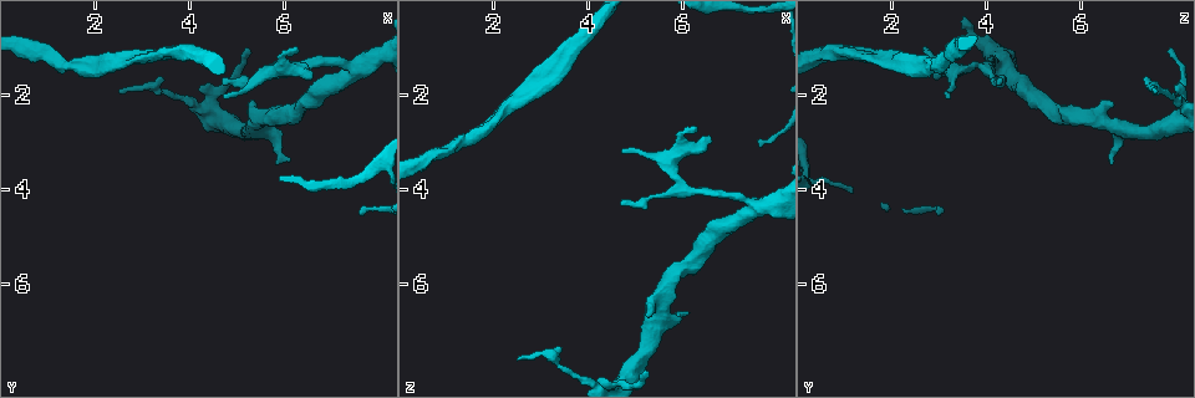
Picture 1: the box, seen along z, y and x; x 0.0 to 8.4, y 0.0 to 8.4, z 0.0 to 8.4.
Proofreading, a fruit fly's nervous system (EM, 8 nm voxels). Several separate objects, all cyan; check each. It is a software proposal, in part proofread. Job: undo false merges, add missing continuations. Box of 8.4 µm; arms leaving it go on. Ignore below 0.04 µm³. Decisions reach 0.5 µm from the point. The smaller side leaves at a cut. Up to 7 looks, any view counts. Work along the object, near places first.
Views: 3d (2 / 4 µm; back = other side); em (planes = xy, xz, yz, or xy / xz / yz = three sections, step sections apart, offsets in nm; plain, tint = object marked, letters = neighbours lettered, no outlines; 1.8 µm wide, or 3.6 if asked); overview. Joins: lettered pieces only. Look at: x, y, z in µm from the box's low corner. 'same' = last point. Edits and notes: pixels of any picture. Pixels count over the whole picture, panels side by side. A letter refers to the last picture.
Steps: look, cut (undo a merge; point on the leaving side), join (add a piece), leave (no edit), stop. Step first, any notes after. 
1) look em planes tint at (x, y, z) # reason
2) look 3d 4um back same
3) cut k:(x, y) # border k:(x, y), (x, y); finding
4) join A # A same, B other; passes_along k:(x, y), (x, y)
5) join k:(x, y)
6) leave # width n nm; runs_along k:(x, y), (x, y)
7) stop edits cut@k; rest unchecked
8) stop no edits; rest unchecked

look 3d 4um at (4.70, 2.05, 3.25) # branch stops here

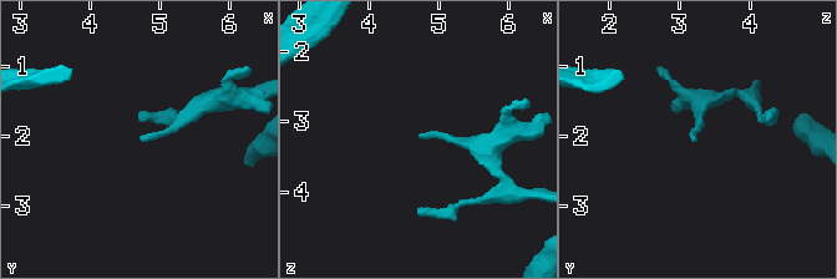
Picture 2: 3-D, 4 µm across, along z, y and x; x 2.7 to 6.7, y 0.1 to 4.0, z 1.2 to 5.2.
look em planes letters at (4.70, 2.00, 3.20) # need the tissue

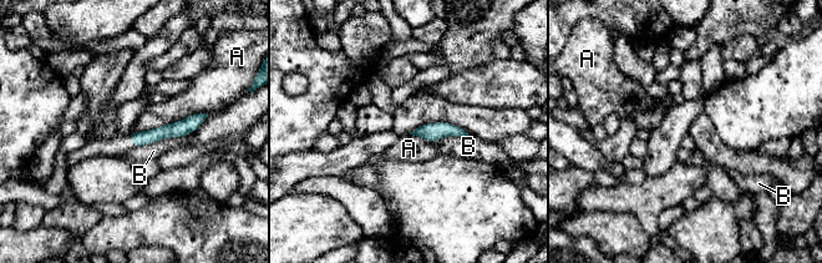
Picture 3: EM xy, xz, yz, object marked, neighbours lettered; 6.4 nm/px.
leave # width 100 nm; A other, B other; none of them fits

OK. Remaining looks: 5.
look em xz step 8 letters at (6.65, 1.65, 2.90) # free end

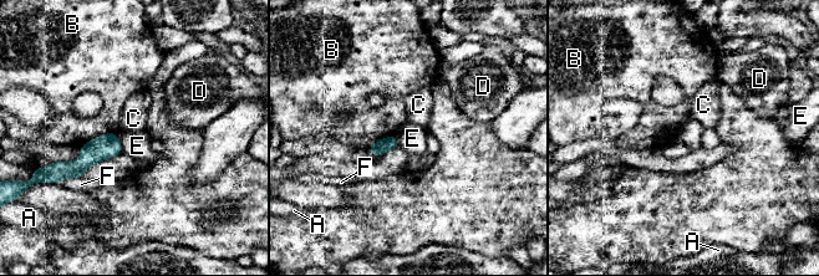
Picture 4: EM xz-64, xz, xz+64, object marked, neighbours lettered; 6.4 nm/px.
look em planes letters same # cut it another way

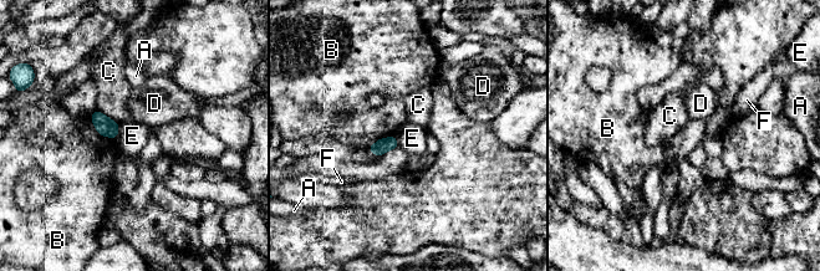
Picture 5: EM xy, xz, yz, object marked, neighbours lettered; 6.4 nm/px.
leave # A other, B other, C other, D other, E other, F other; border 5:(120, 124), (116, 138); none of them fits

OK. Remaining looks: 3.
look 3d 4um at (6.10, 3.40, 6.60) # branch stops here

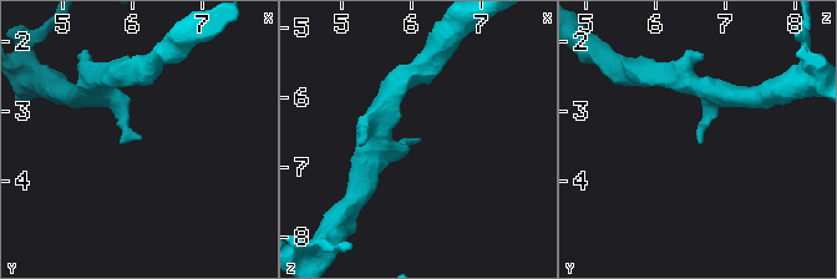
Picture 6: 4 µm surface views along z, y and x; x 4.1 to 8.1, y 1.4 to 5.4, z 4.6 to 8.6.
look em planes plain at (6.15, 3.35, 6.60) # now the EM

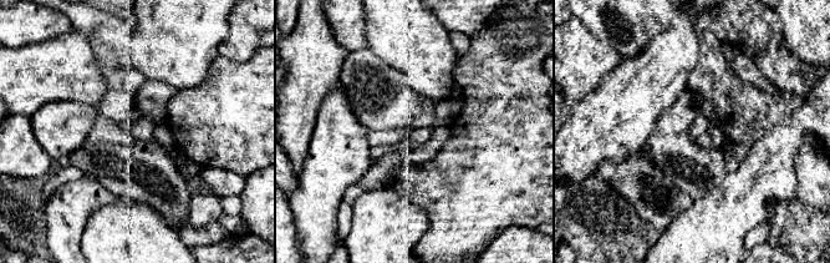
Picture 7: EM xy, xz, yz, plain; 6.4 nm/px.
look em planes letters same

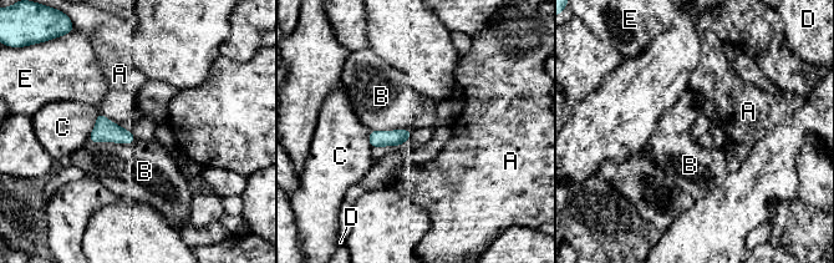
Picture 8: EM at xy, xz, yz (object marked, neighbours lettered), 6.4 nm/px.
leave # width 100 nm; A other, B other, C other, D other, E other; border 8:(89, 138), (126, 143), (136, 140); none of them fits

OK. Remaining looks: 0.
stop no edits; rest unchecked

